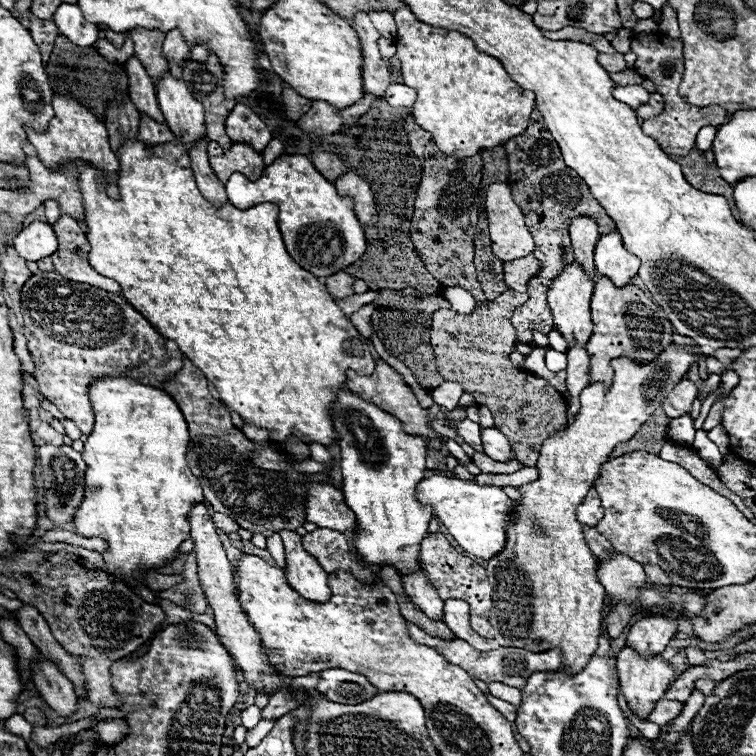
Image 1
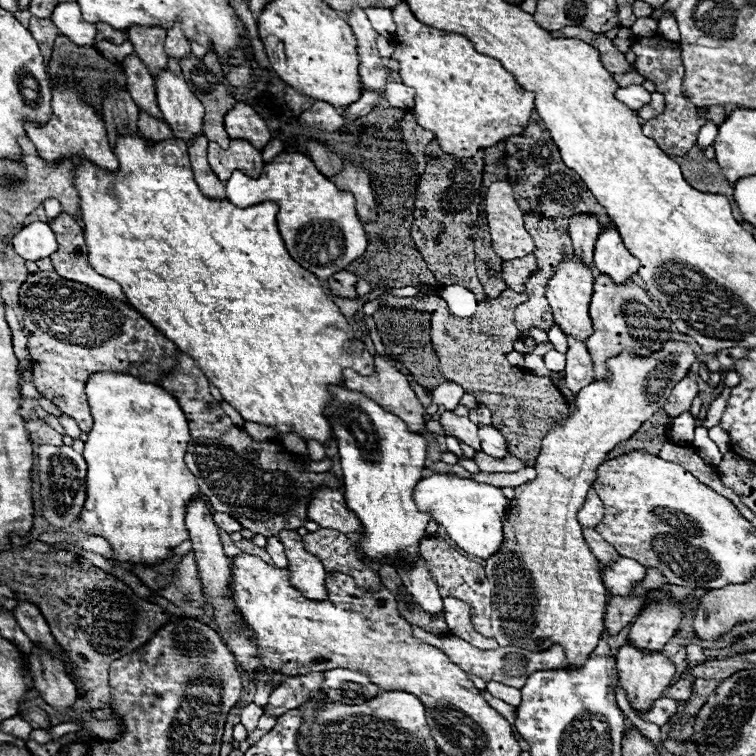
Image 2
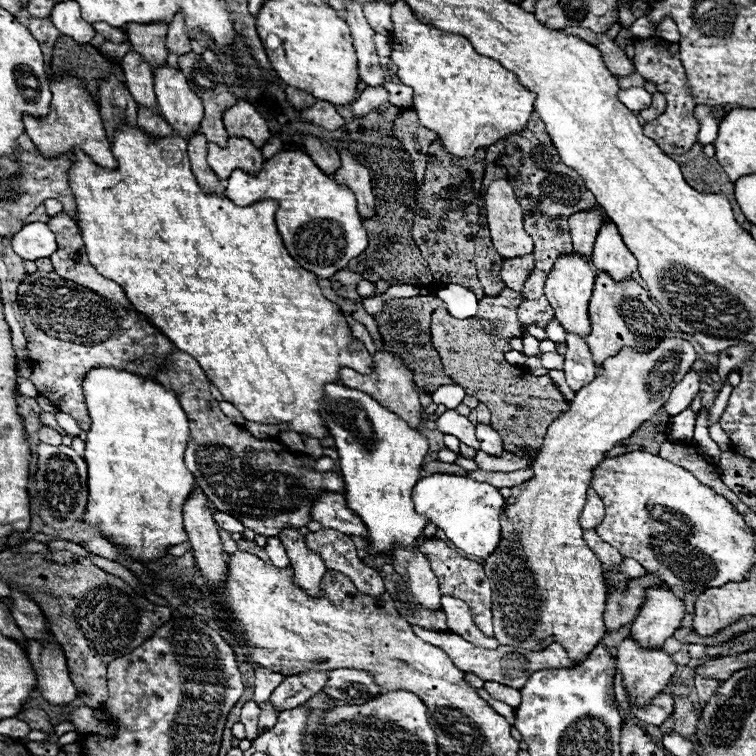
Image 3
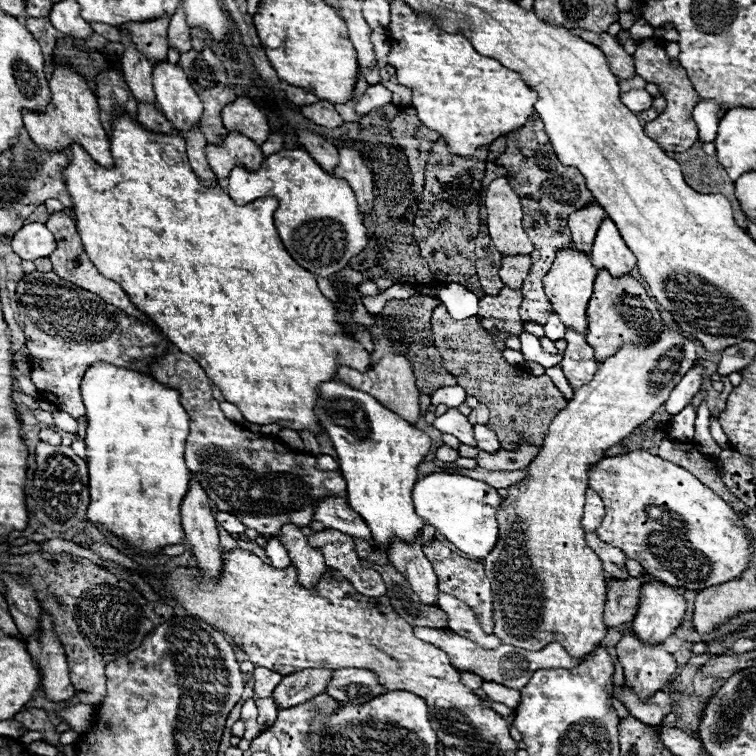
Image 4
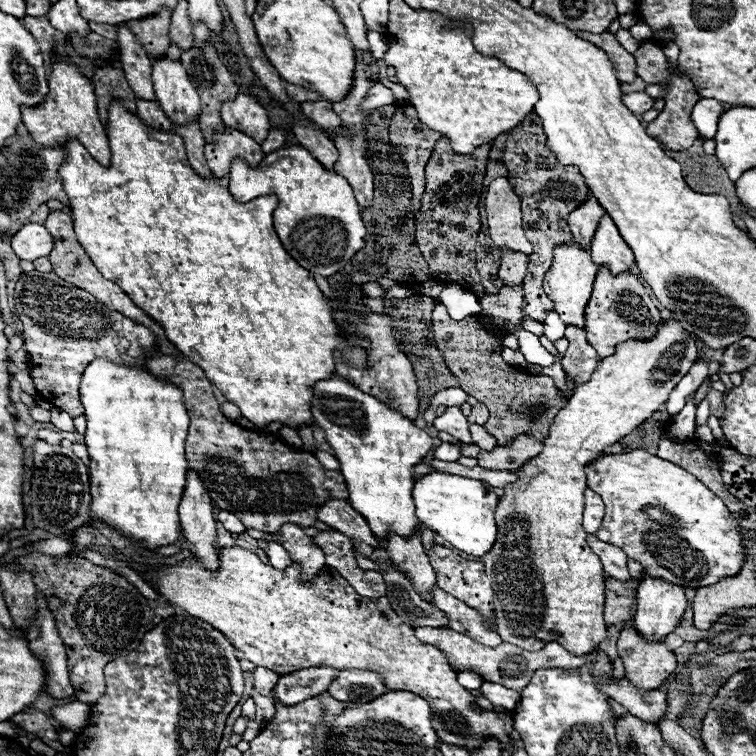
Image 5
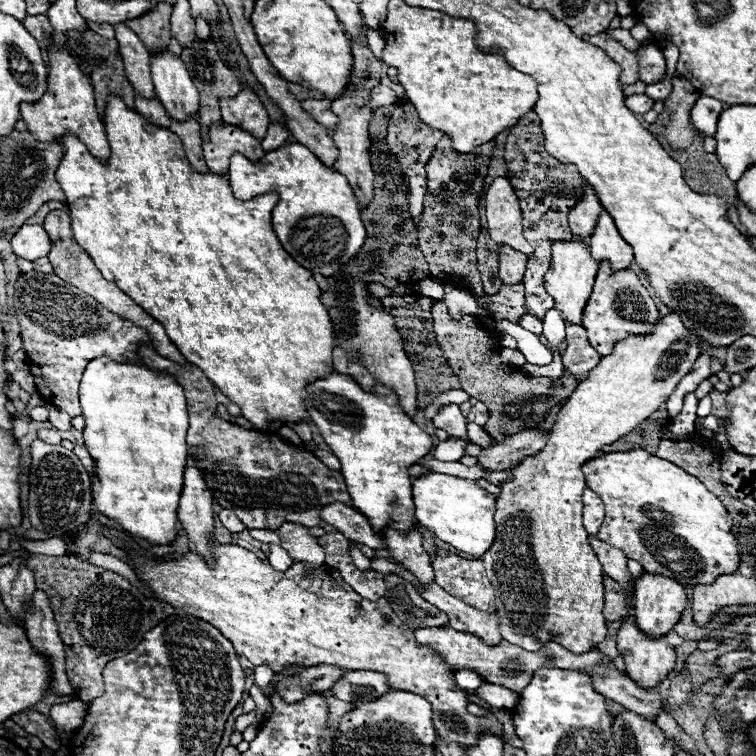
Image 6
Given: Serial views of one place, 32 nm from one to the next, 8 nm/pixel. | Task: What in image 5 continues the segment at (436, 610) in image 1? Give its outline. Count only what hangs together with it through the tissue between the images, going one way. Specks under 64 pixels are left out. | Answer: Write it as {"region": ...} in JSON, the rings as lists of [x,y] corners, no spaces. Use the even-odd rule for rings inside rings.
{"region":[[[392,534],[388,538],[386,550],[390,552],[390,562],[408,576],[412,582],[412,588],[424,598],[426,602],[432,602],[432,590],[436,586],[436,572],[432,570],[428,556],[424,554],[420,534],[414,534],[412,538],[402,538]]]}

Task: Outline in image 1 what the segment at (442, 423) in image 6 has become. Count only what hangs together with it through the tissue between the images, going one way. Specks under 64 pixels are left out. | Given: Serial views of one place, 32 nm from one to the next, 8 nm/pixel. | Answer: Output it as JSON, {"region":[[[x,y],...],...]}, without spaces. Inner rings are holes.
{"region":[[[450,420],[456,428],[458,428],[458,434],[476,450],[476,452],[484,452],[484,446],[482,446],[482,438],[480,438],[480,424],[472,422],[472,420],[462,420],[462,422],[454,422]]]}

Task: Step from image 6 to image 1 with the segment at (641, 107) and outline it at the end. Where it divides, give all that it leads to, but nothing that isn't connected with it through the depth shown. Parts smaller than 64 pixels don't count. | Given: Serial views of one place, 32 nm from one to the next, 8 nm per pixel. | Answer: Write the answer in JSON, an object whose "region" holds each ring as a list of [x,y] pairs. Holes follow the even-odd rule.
{"region":[[[616,84],[612,94],[616,100],[628,104],[630,108],[638,108],[640,104],[646,104],[646,100],[650,98],[650,92],[646,92],[640,84],[628,84],[628,86]]]}

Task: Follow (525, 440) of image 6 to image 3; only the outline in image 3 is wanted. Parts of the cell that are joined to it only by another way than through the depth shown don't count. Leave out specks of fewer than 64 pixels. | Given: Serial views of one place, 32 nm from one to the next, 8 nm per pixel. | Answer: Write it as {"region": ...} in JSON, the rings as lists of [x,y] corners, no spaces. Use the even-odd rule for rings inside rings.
{"region":[[[478,452],[474,460],[478,468],[486,472],[516,472],[516,470],[528,468],[528,462],[530,462],[530,458],[522,458],[510,452],[506,452],[504,456],[488,456],[486,452]]]}

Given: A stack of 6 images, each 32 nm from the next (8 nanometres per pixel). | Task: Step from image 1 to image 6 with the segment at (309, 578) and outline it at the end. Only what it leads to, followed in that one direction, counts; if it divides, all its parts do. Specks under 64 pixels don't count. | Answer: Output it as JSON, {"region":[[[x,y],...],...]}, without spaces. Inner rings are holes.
{"region":[[[282,524],[278,530],[250,530],[252,538],[266,544],[280,544],[288,550],[292,560],[302,562],[308,570],[324,566],[324,550],[300,524]]]}

